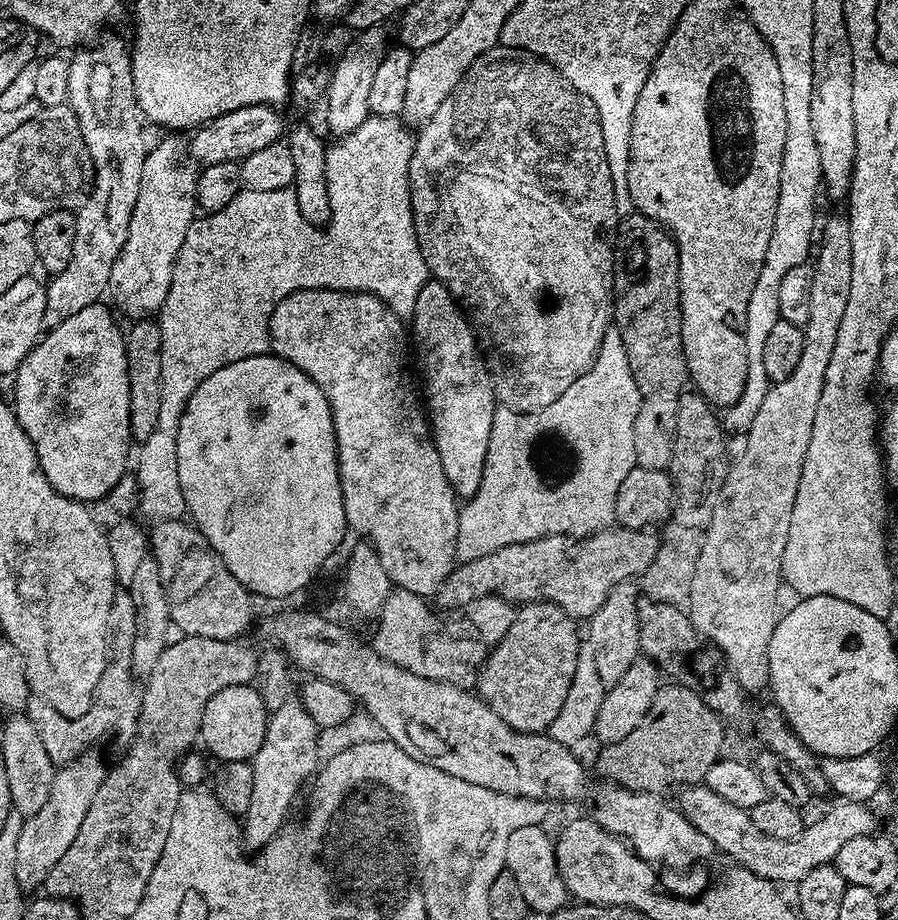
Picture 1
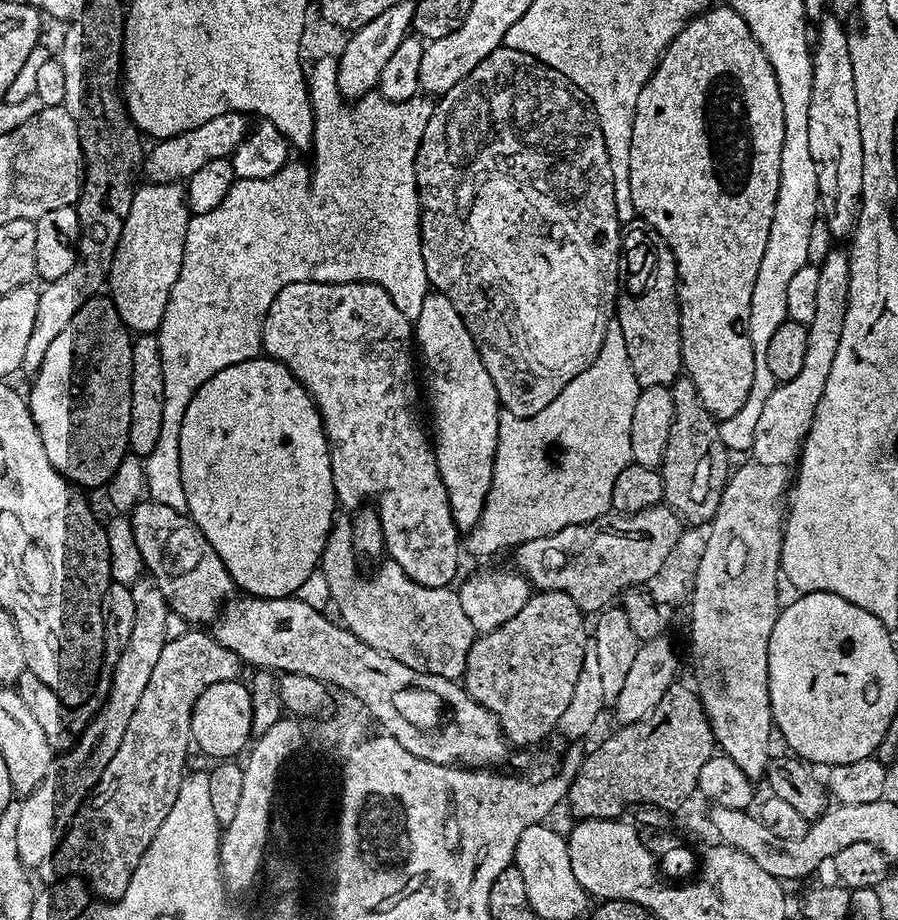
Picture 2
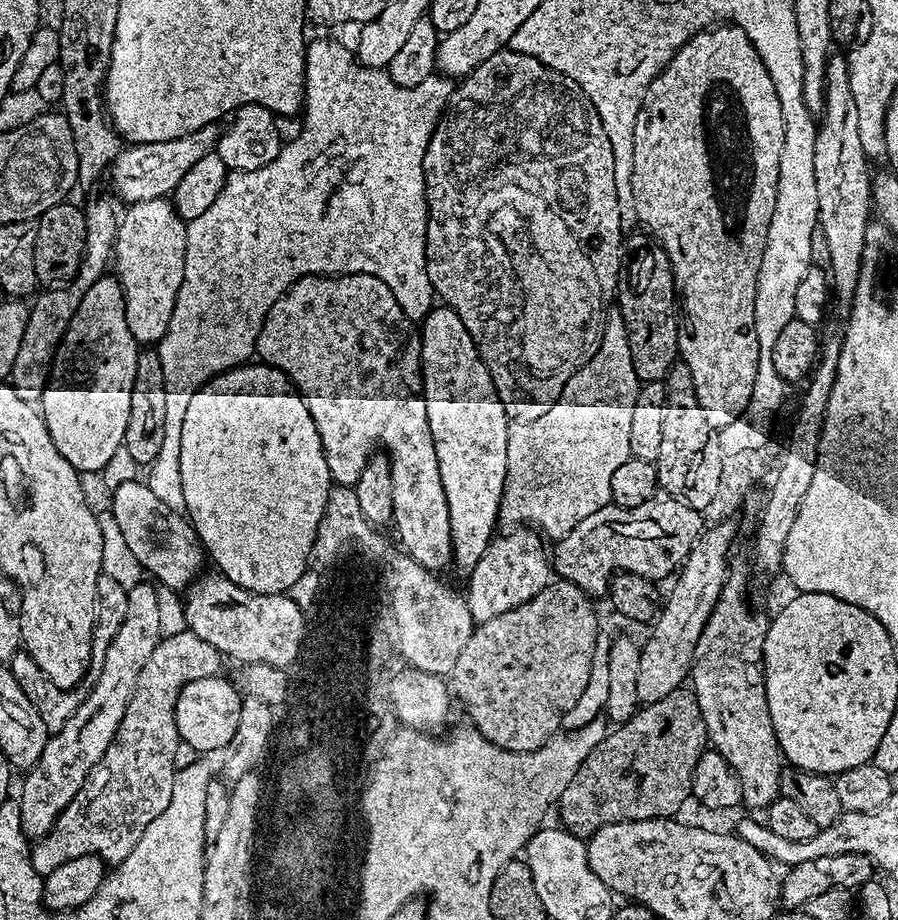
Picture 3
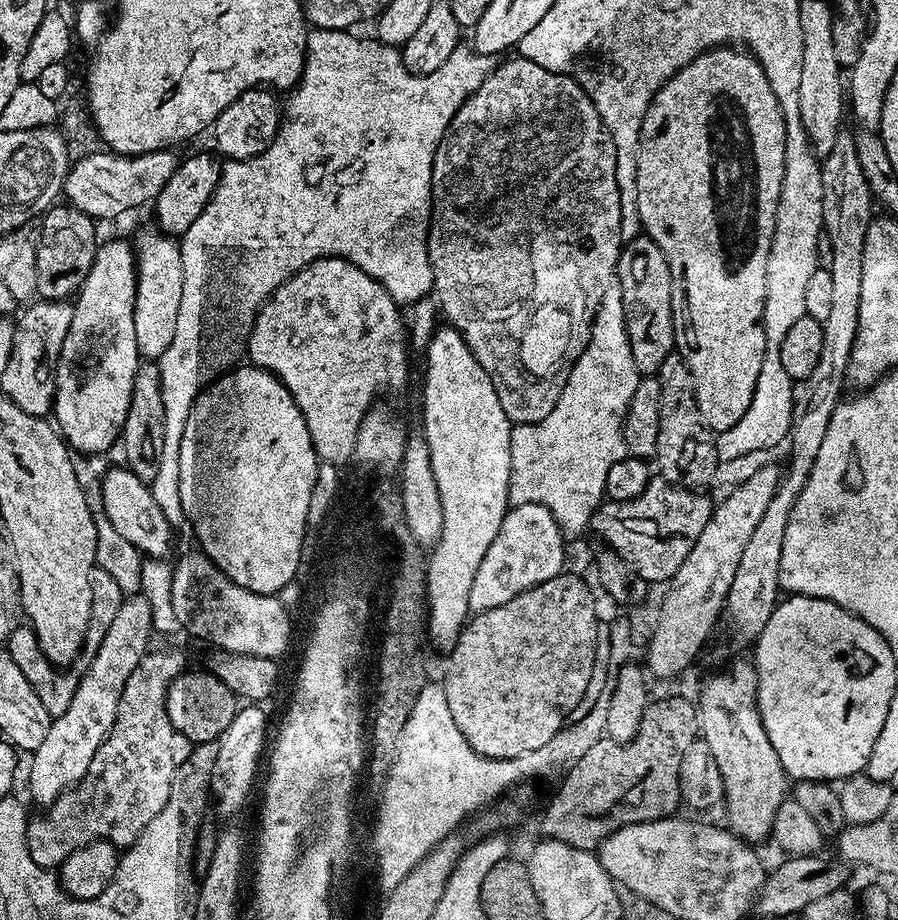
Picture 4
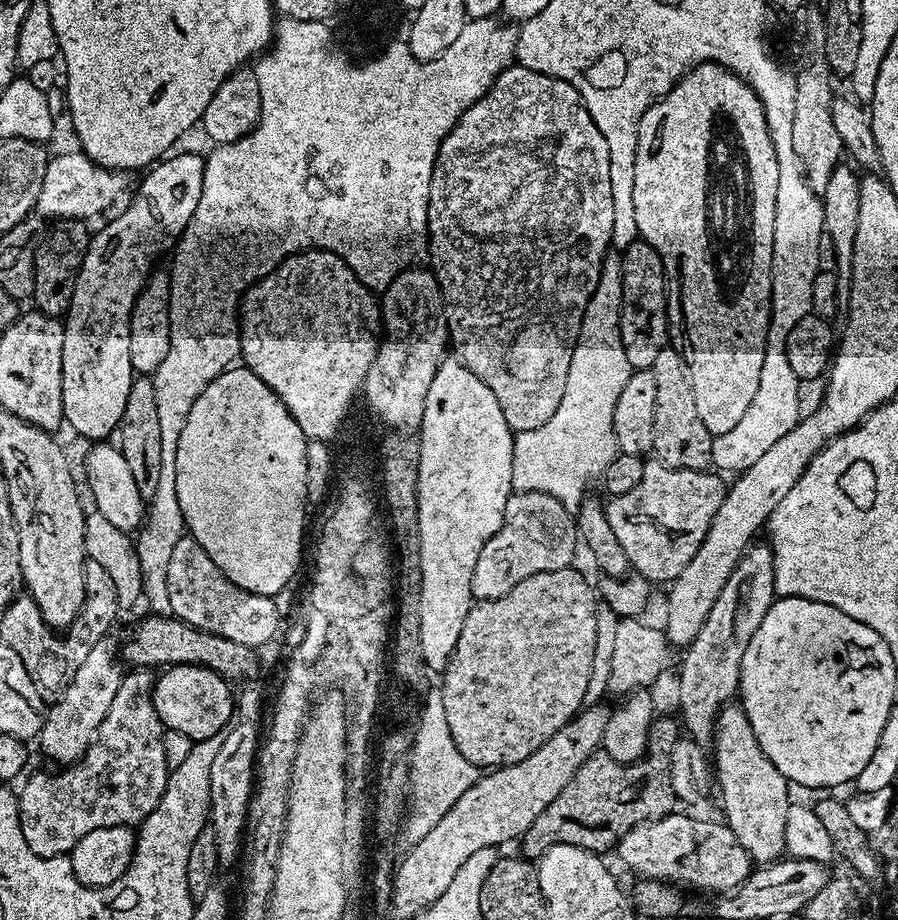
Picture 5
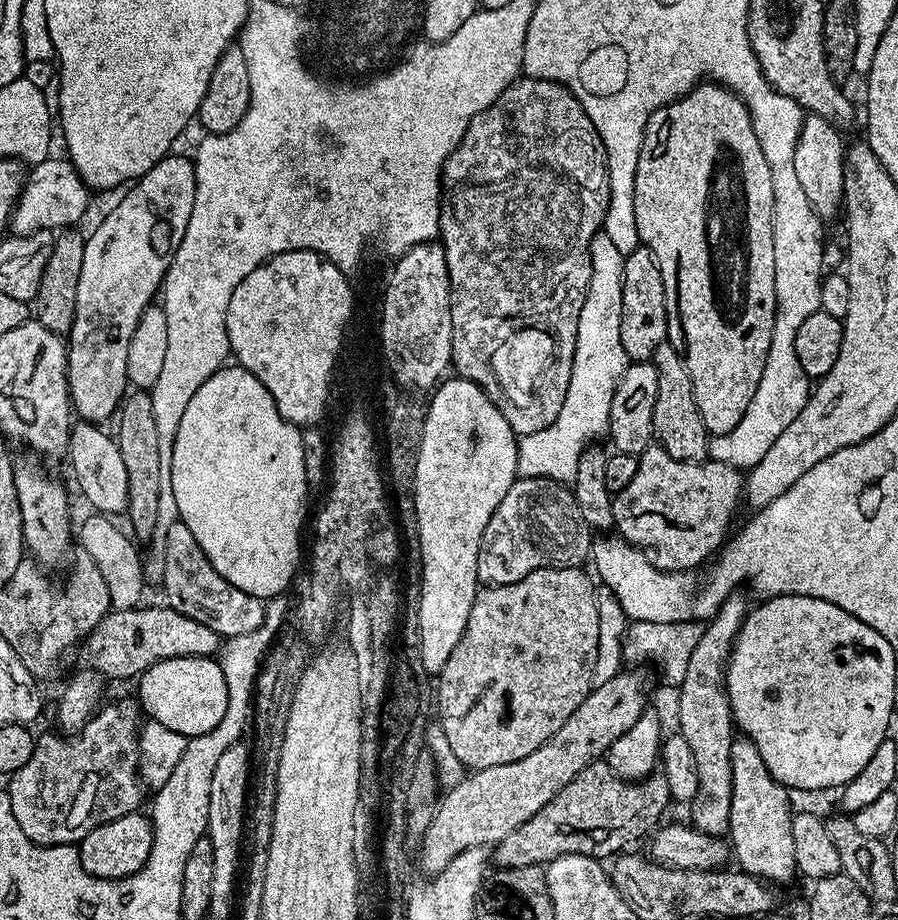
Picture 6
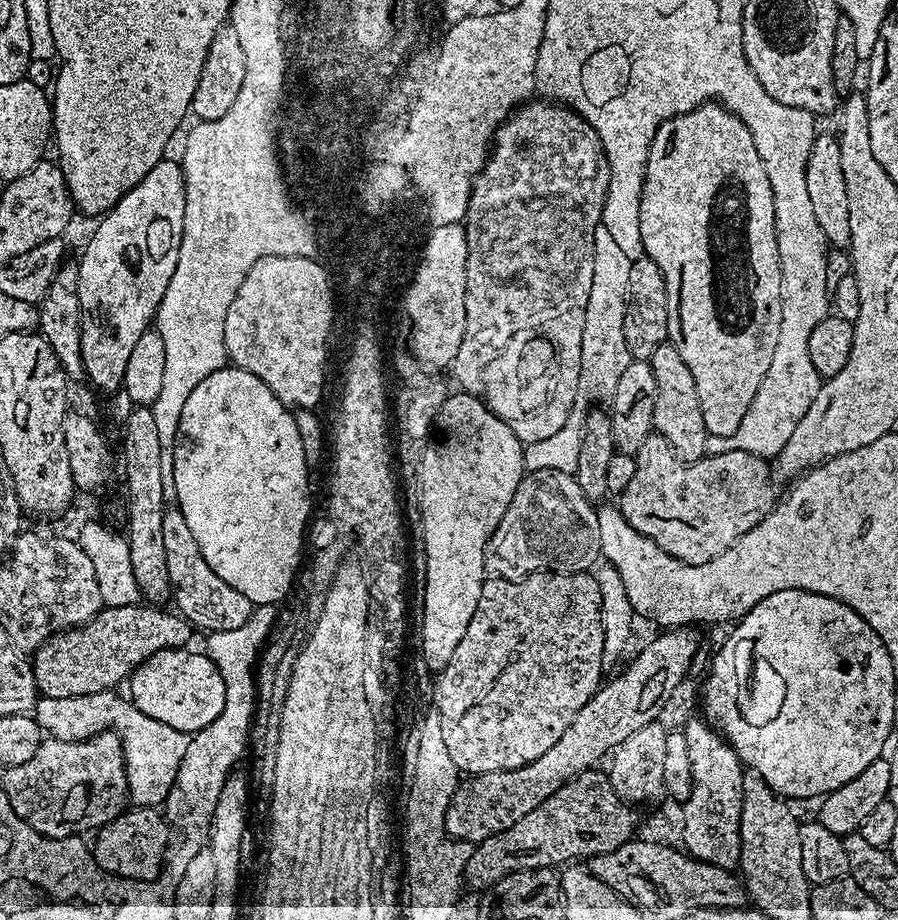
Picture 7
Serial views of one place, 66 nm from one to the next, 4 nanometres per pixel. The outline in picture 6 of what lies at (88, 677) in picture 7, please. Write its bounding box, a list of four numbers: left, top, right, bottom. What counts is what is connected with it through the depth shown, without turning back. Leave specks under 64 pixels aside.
[83,606,222,680]

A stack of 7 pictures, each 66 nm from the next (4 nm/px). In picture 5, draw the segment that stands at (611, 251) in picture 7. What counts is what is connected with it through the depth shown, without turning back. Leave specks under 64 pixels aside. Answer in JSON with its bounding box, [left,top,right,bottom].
[512,254,633,509]

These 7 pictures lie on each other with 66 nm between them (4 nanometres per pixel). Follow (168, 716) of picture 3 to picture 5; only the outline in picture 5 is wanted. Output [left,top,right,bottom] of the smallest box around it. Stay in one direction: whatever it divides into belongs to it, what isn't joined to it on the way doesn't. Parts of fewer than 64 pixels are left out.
[18,668,170,856]

